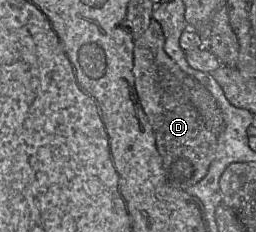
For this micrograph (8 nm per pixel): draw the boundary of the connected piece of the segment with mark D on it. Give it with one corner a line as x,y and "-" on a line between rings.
151,18
147,30
134,41
133,75
140,104
155,135
168,184
183,190
194,186
207,174
215,158
217,136
205,126
183,88
185,73
164,50
165,36
159,22

